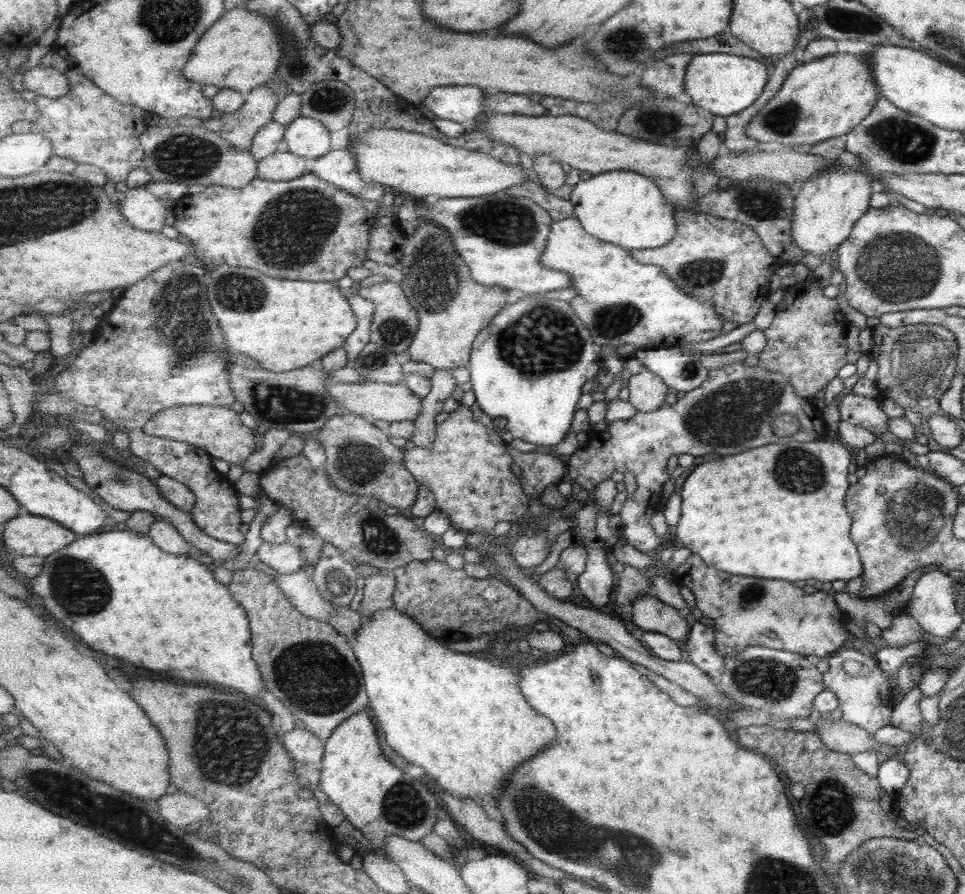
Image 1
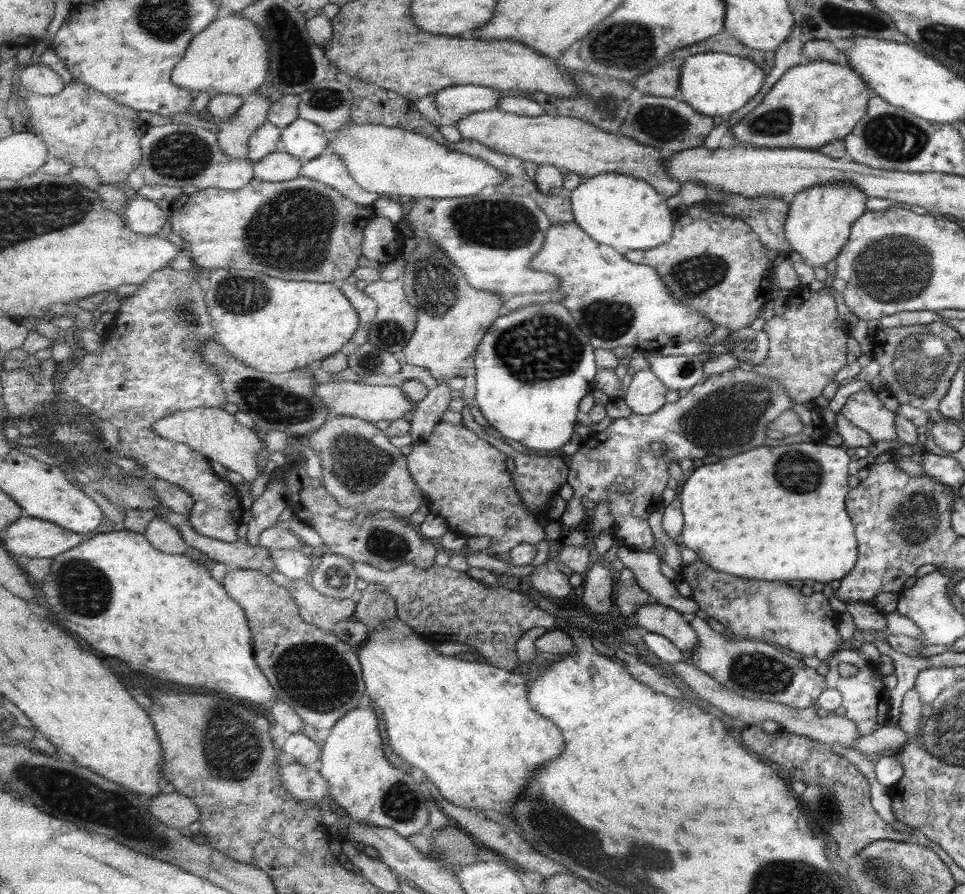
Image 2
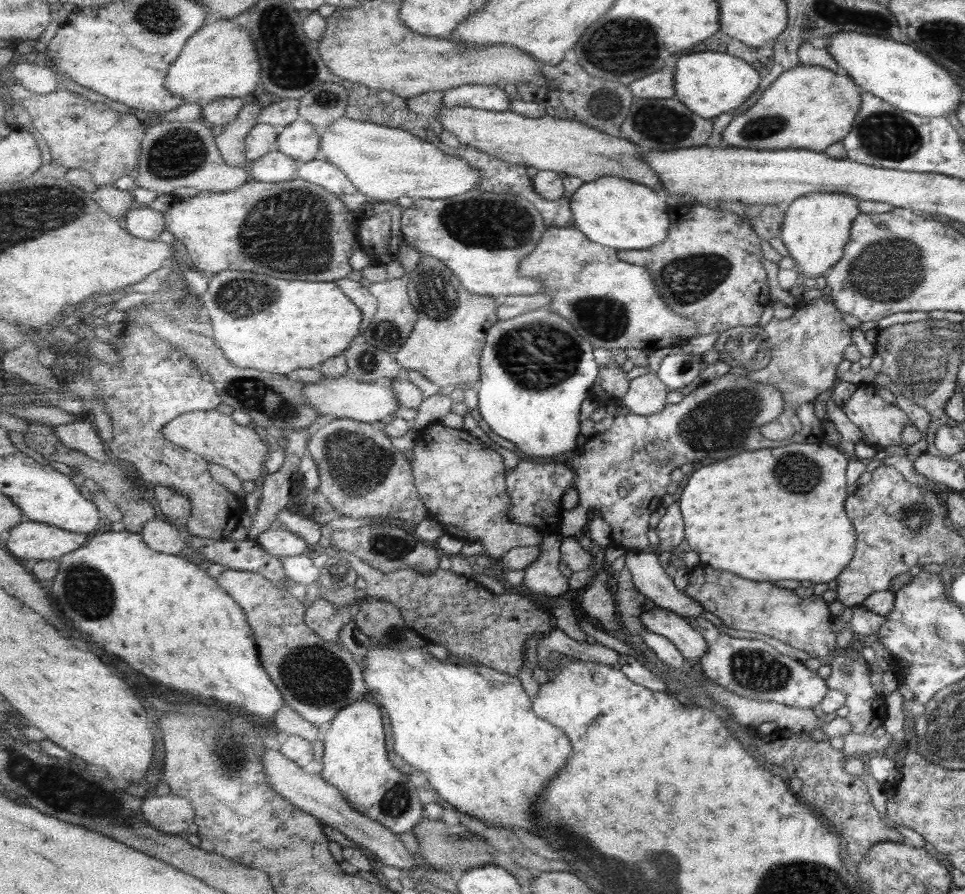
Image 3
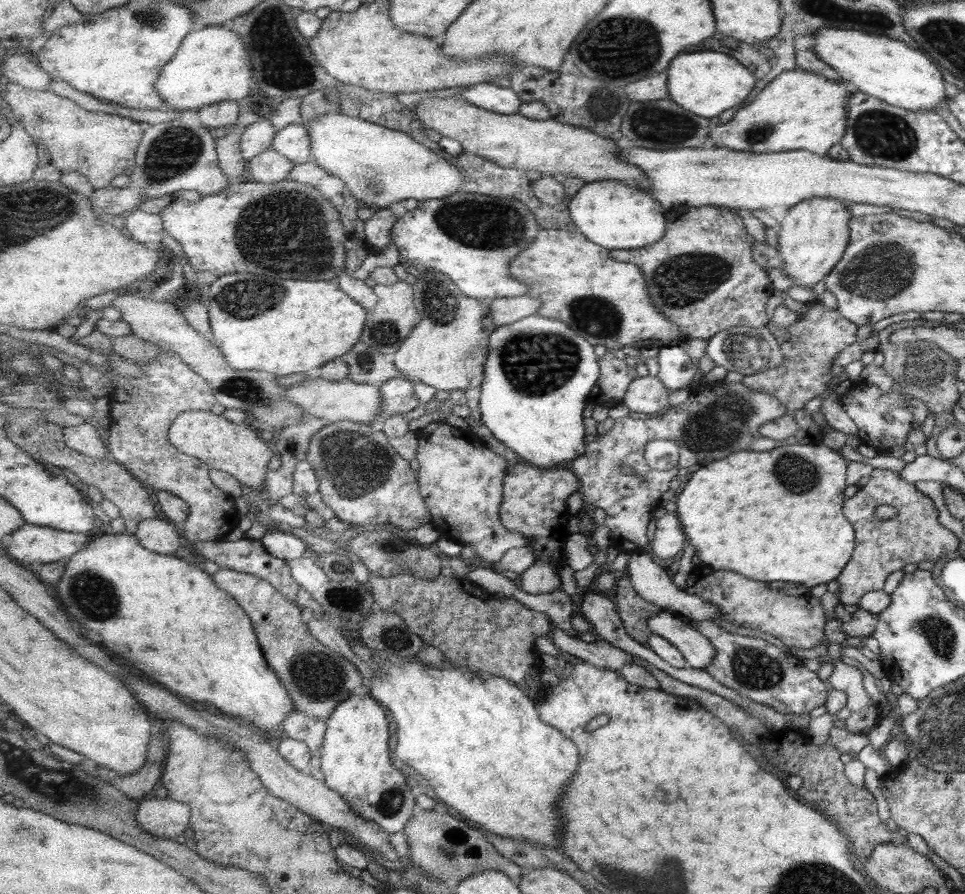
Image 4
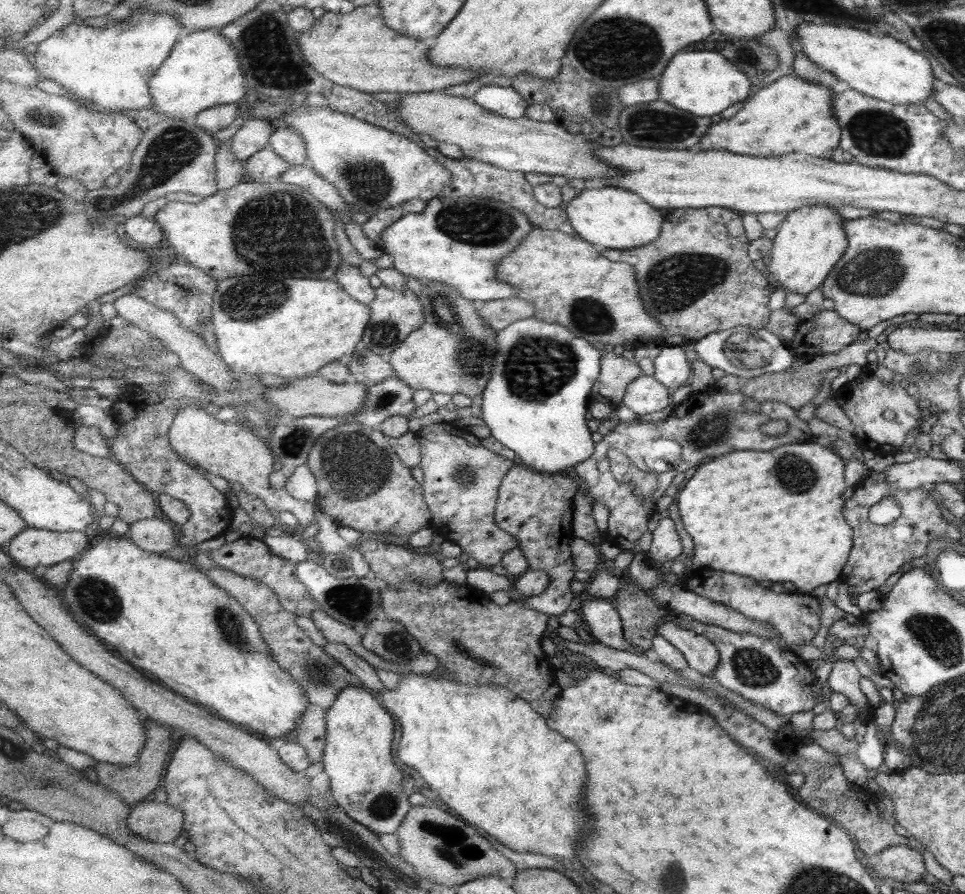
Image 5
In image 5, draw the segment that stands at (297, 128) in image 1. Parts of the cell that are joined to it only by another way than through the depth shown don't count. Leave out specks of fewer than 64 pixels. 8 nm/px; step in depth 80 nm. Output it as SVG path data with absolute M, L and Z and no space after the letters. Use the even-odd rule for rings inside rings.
M277 126L270 138L269 148L292 165L309 163L308 145L306 140L298 133L298 130Z

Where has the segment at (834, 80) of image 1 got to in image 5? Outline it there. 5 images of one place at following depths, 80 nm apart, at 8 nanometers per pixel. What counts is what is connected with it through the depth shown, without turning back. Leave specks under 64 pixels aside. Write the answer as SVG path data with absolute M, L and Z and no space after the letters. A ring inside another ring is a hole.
M785 74L771 82L769 86L764 86L756 90L743 106L730 119L715 122L713 126L704 134L701 139L700 148L707 150L729 150L735 154L745 154L749 156L780 157L791 152L803 152L809 156L829 159L831 151L838 147L840 128L836 118L832 113L832 92L827 86L819 86L812 82L807 82L798 76Z

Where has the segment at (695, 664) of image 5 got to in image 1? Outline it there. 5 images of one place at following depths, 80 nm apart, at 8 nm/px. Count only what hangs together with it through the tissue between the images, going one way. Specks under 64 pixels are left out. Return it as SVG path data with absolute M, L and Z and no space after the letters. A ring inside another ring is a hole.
M640 596L632 607L632 622L643 631L669 635L680 645L687 642L691 632L691 618L679 614L677 607L656 596Z

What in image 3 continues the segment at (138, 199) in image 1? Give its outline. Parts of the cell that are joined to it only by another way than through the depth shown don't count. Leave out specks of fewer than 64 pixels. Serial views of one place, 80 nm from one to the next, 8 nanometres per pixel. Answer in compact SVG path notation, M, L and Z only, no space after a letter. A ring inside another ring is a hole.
M135 204L124 217L125 228L137 238L159 241L161 232L166 230L164 213L146 204Z

